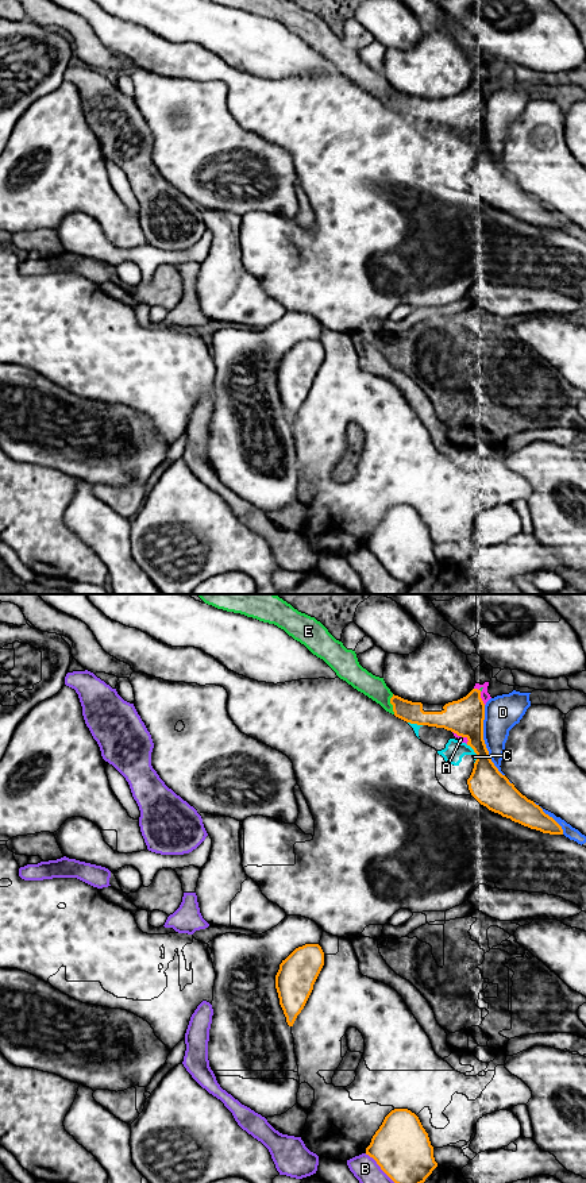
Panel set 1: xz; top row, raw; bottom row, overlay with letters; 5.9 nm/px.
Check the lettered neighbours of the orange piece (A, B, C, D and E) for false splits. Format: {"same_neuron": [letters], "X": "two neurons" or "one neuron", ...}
{"same_neuron": [], "A": "two neurons", "B": "two neurons", "C": "two neurons", "D": "two neurons", "E": "two neurons"}

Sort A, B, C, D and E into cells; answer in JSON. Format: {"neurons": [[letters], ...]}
{"neurons": [["A", "C", "E"], ["B"], ["D"]]}

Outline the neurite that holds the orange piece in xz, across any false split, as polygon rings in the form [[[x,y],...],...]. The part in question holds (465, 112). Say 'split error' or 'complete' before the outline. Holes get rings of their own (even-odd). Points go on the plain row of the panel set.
split error; [[[473,84],[466,92],[446,100],[412,97],[394,89],[390,99],[394,111],[406,117],[444,123],[469,135],[477,155],[467,180],[481,200],[531,224],[563,230],[562,221],[523,190],[491,157],[483,135],[485,99],[481,85]]]

